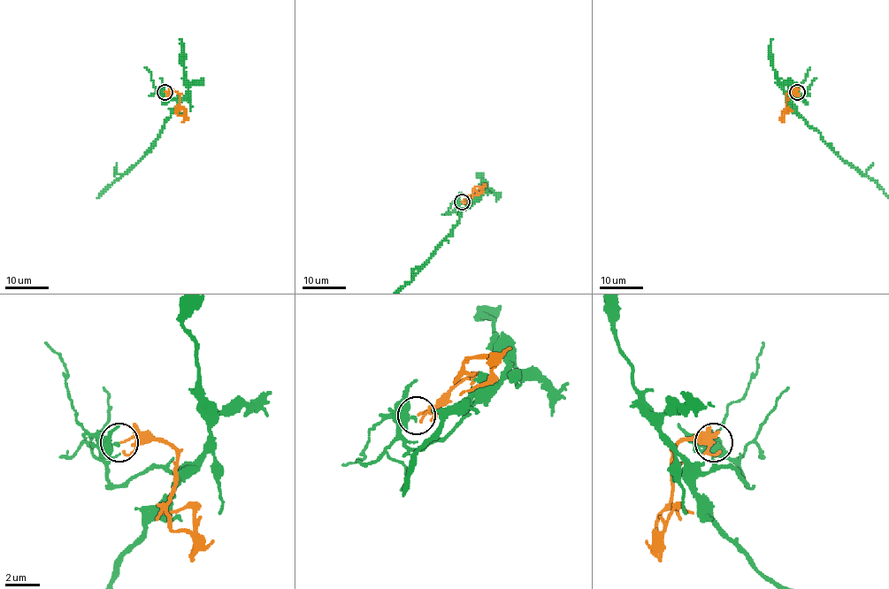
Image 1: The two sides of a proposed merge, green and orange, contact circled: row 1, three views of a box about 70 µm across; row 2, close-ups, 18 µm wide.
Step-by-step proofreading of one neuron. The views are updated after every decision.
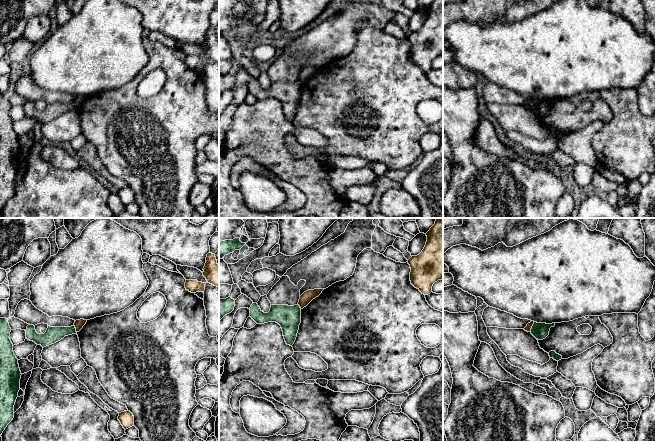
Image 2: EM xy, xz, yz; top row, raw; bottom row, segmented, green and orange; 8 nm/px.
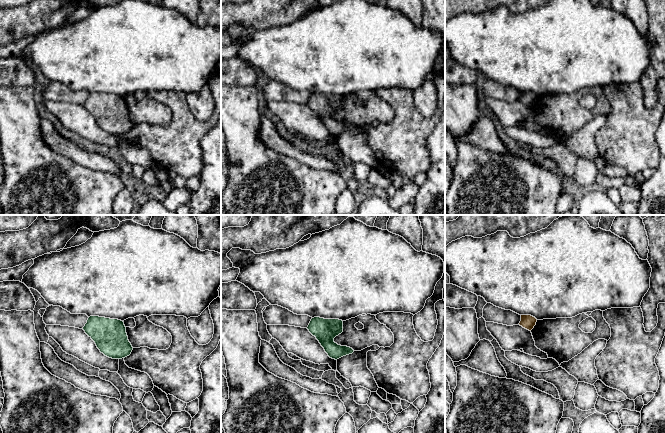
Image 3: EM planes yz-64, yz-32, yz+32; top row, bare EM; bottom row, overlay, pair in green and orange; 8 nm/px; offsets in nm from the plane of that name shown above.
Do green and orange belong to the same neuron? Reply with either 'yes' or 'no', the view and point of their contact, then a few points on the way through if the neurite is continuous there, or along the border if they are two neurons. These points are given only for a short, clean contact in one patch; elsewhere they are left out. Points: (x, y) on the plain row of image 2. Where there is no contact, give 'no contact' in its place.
no | yz (532, 103) | along yz (534, 98), (530, 107)

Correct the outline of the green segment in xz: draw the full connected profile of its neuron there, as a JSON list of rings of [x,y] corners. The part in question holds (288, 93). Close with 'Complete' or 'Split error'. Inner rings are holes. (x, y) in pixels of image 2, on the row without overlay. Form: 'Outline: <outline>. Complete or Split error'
Outline: [[[253,79],[250,83],[250,93],[257,100],[278,99],[282,104],[286,120],[292,122],[301,99],[301,84],[299,81],[271,81],[270,87],[264,89],[257,79]]]. Complete

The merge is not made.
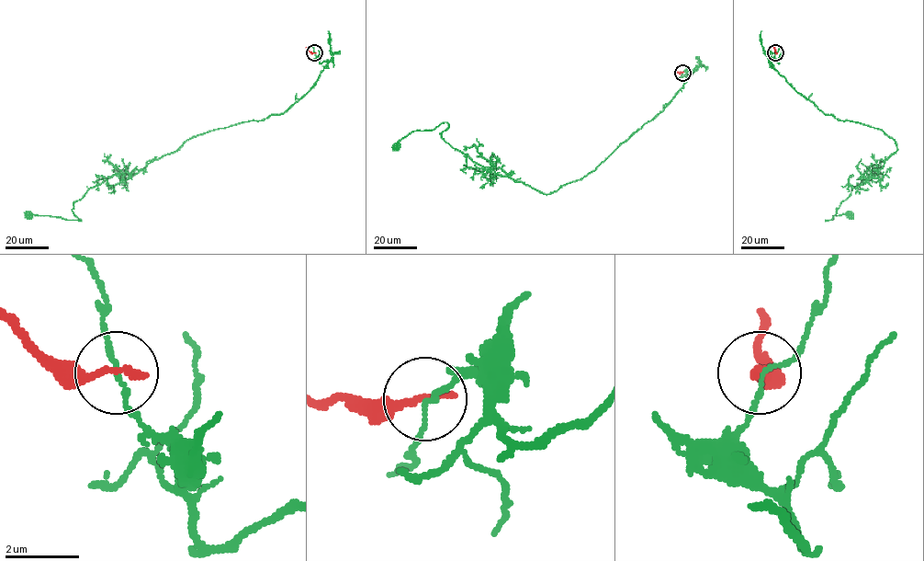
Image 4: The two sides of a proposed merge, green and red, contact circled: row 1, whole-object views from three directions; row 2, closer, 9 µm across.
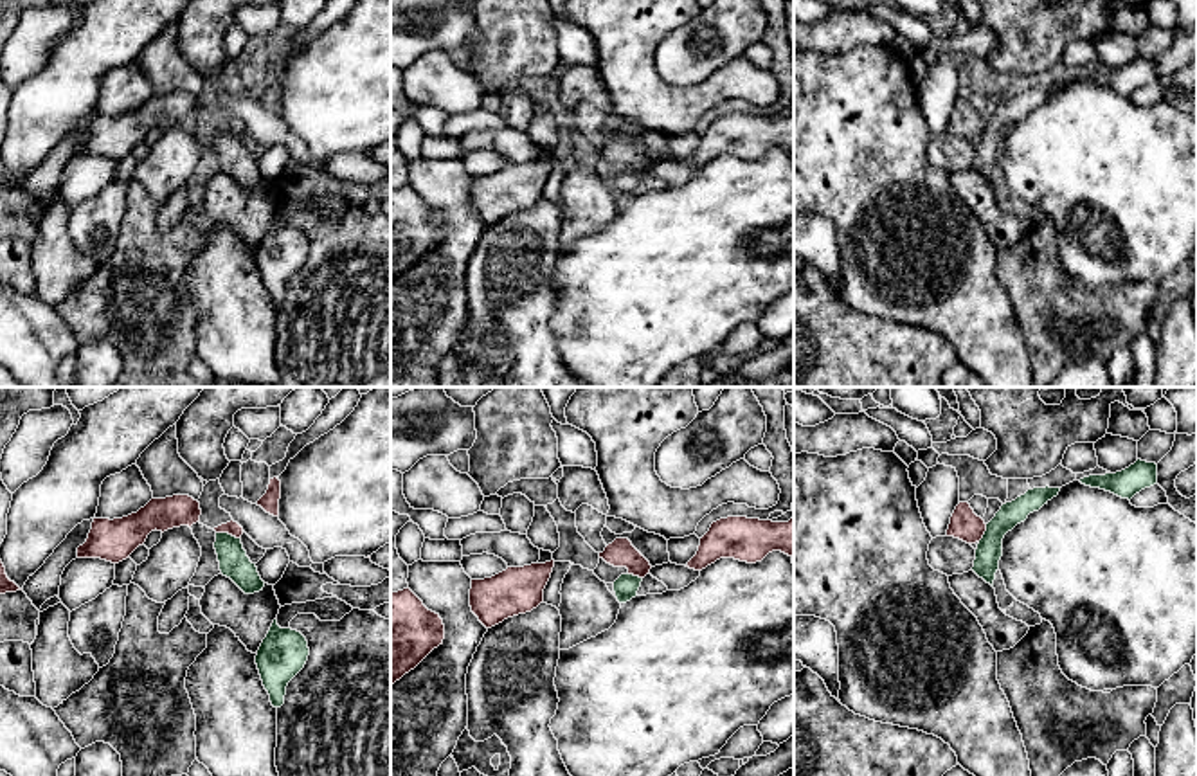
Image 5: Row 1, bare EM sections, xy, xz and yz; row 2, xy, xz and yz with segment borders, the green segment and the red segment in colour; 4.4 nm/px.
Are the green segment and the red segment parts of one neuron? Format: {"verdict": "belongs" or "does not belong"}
{"verdict": "does not belong"}

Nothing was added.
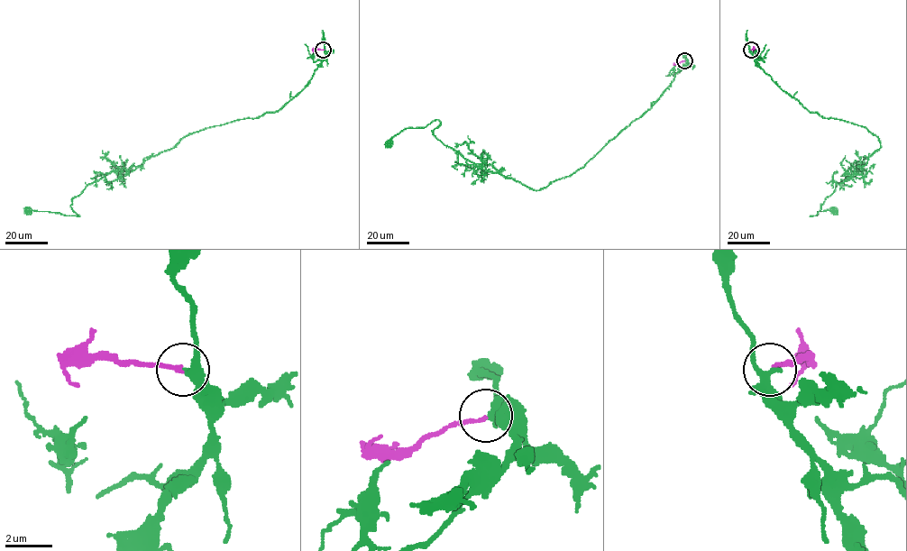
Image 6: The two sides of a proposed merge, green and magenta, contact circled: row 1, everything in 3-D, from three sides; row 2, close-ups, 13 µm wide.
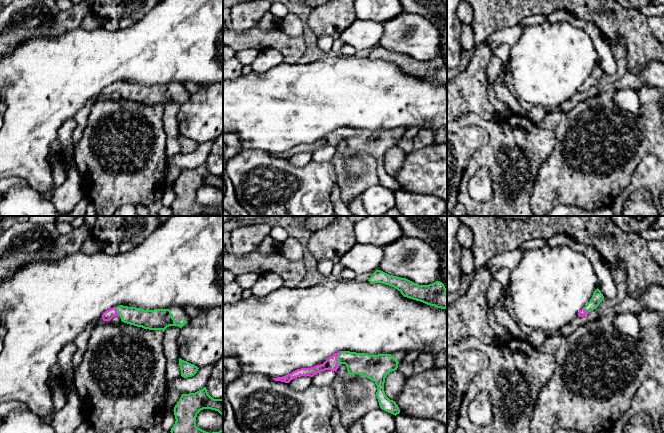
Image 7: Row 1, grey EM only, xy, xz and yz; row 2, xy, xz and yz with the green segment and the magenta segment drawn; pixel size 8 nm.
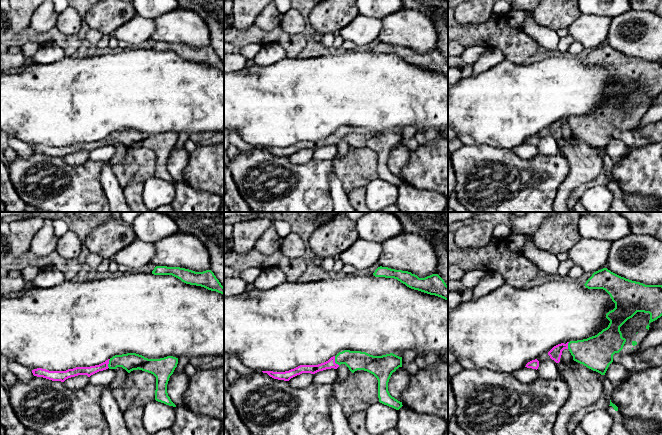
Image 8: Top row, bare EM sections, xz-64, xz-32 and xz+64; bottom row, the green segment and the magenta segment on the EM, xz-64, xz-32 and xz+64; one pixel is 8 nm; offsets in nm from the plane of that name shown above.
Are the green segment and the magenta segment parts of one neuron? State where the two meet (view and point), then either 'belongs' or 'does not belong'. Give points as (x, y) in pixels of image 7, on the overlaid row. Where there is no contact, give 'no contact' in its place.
contact xz (337, 358); belongs

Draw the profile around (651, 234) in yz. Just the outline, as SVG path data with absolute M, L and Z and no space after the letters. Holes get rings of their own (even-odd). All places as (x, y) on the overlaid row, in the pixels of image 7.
M648 229L639 233L639 236L644 240L653 241L653 240L663 240L664 239L664 230L659 229Z

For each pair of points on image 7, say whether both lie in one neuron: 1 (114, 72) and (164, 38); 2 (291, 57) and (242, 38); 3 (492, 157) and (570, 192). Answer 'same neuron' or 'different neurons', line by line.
1: same neuron
2: same neuron
3: different neurons

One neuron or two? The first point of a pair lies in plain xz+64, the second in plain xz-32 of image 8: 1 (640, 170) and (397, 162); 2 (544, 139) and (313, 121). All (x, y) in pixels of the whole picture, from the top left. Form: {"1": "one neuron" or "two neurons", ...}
{"1": "two neurons", "2": "two neurons"}

